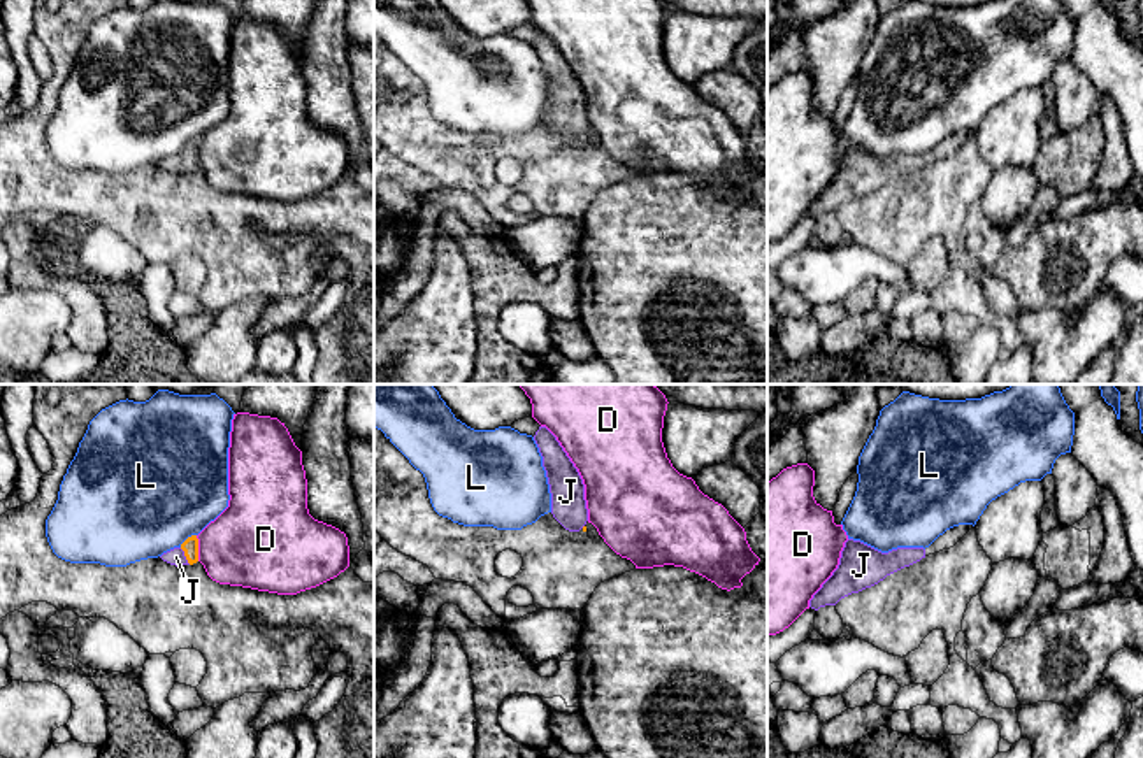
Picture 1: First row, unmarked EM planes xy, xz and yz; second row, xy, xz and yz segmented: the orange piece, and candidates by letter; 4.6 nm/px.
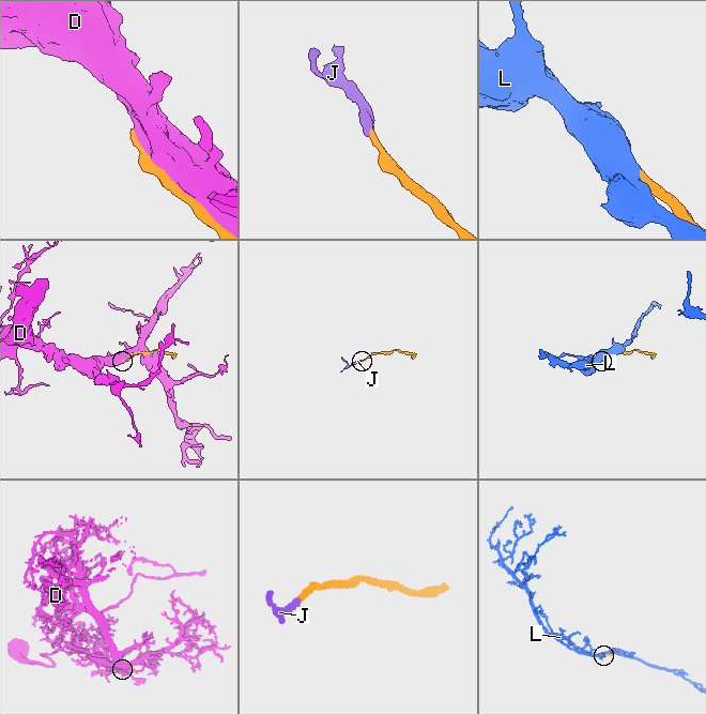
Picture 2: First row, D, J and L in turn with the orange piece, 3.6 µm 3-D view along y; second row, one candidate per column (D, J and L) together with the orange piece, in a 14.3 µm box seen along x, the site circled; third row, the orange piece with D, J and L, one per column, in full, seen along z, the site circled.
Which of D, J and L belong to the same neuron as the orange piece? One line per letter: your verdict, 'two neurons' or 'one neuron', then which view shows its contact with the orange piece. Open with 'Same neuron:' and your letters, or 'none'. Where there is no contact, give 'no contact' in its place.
Same neuron: J
D: two neurons; contact in xy
J: one neuron; contact in xy
L: two neurons; contact in xy

